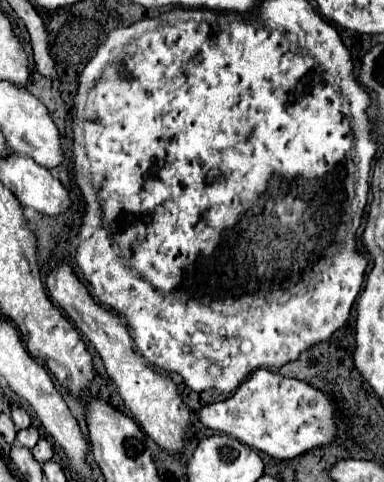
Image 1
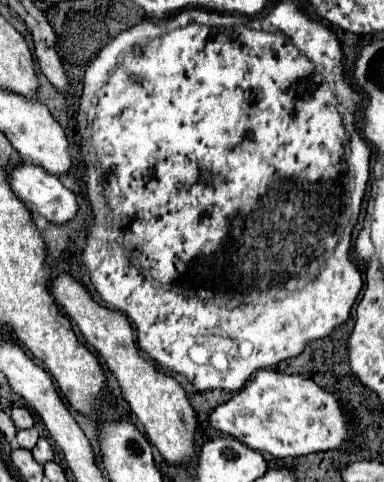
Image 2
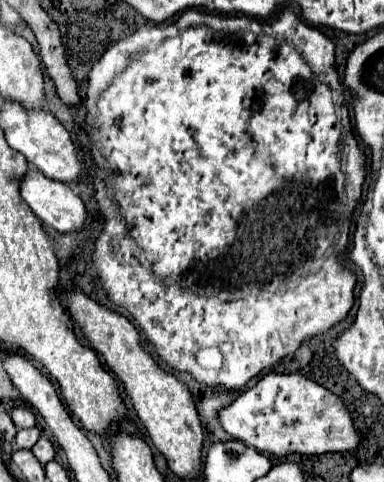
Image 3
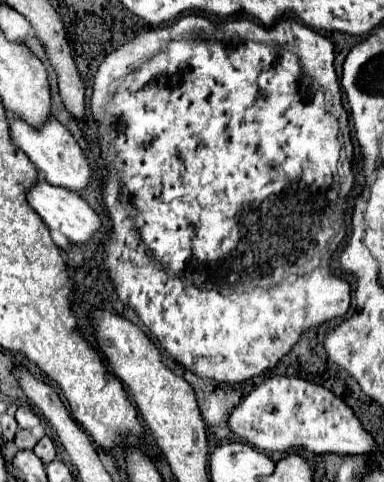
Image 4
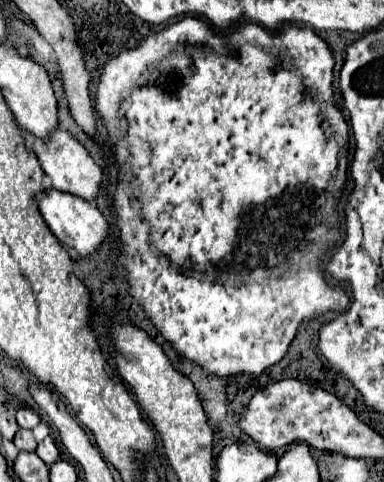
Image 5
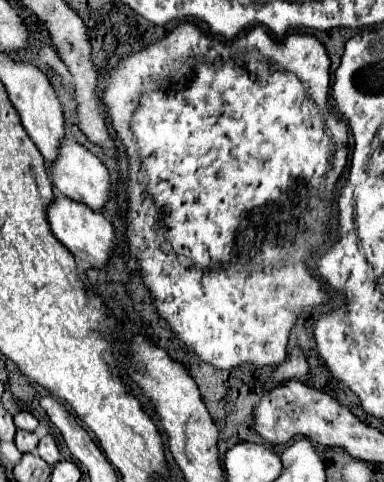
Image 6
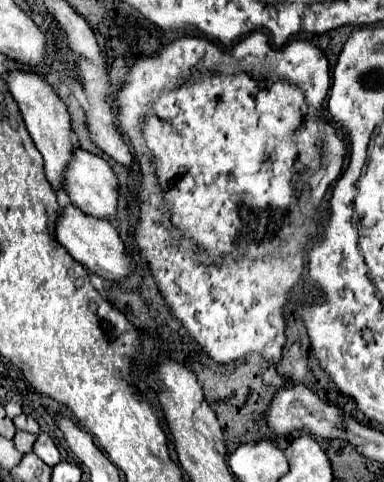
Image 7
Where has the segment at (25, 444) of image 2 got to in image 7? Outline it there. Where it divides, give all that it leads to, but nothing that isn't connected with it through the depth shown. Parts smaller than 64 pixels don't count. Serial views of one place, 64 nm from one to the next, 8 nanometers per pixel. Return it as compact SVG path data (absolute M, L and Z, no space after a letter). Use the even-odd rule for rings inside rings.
M18 430L18 432L16 432L16 436L14 436L16 450L18 450L20 454L28 454L28 452L32 452L32 444L34 444L34 440L36 440L36 436L32 436L32 434L28 434L28 432Z

